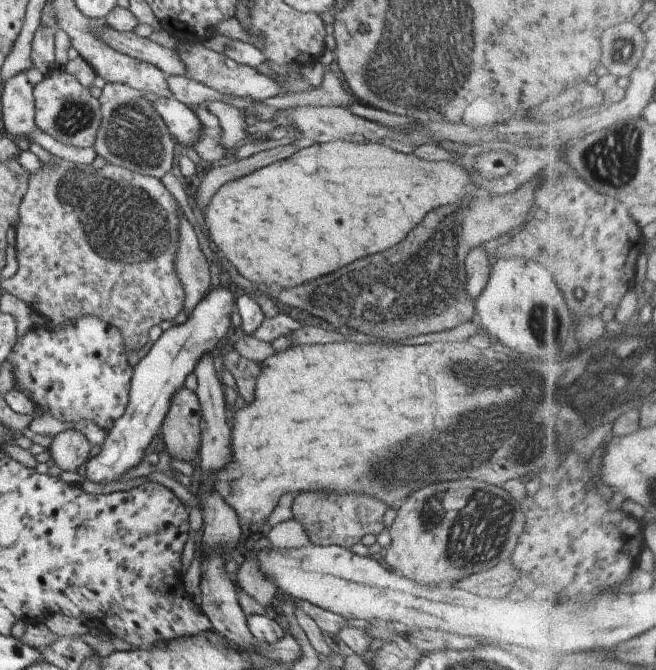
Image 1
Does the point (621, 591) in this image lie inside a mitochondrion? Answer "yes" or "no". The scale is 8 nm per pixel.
no

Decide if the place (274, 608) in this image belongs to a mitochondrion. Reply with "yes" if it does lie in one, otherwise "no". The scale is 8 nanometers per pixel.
no

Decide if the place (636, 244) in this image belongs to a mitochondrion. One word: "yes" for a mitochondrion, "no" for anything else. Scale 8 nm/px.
no

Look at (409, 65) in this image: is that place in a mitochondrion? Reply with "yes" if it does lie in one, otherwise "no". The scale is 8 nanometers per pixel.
yes

